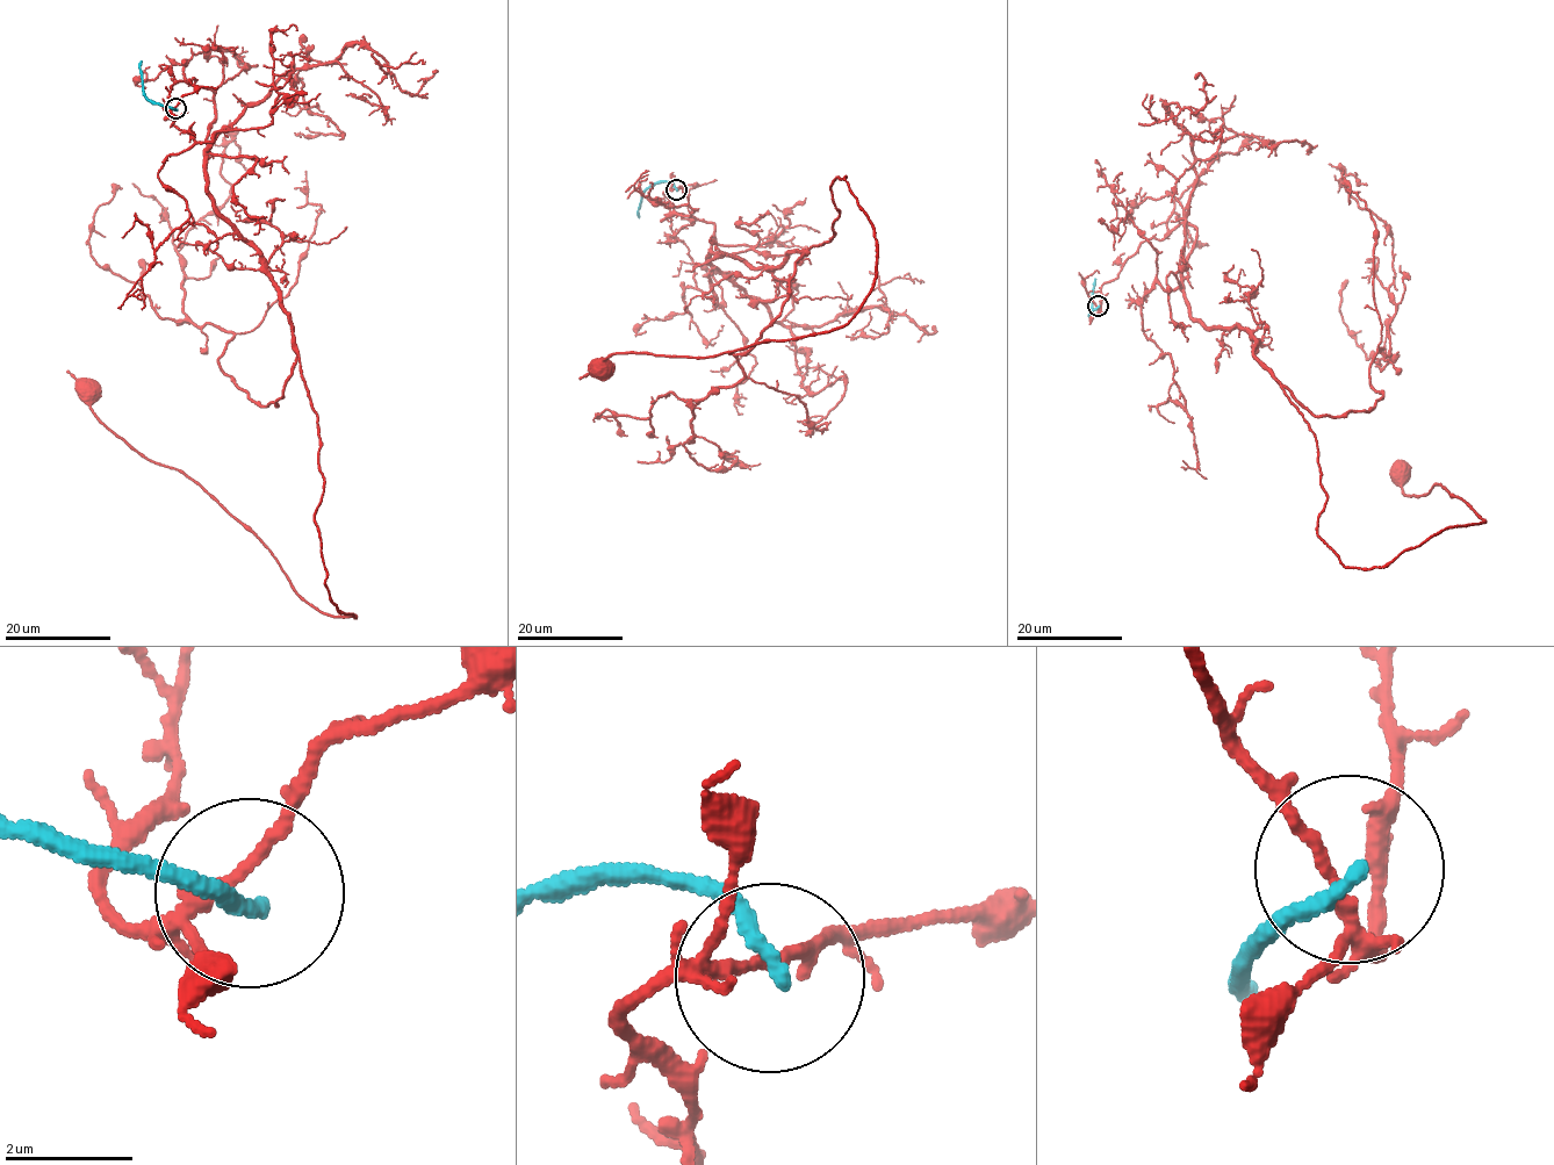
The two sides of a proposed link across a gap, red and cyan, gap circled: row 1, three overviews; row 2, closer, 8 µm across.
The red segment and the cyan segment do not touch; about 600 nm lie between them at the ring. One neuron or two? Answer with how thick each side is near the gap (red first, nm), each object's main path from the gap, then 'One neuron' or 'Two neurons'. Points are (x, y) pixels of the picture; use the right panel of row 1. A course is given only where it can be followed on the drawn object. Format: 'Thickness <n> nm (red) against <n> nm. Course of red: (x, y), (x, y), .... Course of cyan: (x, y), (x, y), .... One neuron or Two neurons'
Thickness 170 nm (red) against 240 nm. Course of red: (1096, 307), (1189, 223), (1188, 315), (1245, 331), (1303, 416), (1317, 538), (1346, 566), (1484, 523), (1402, 472). Course of cyan: (1099, 306), (1090, 316), (1095, 279). Two neurons

